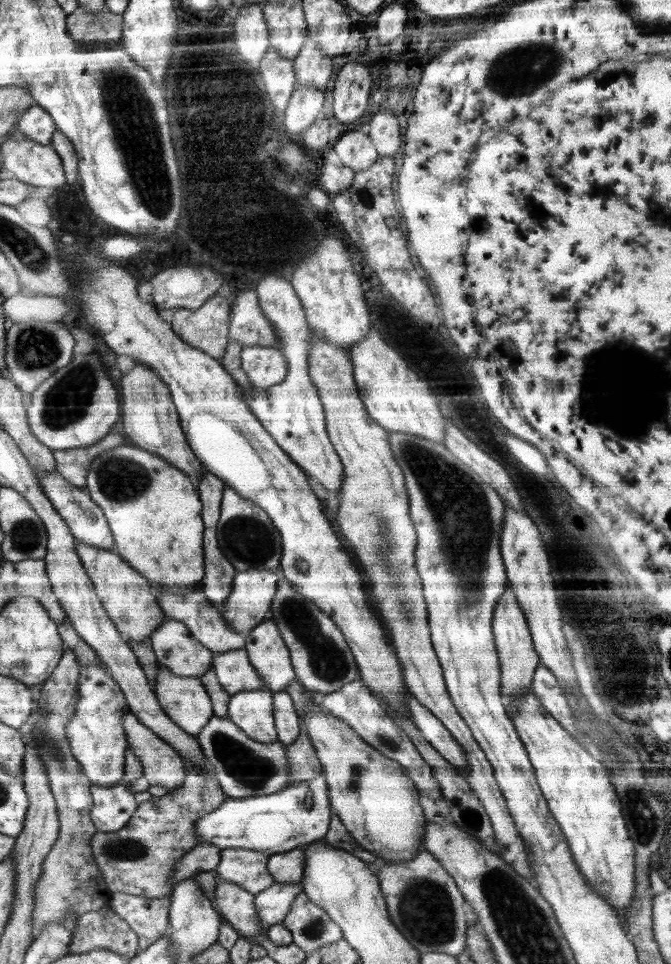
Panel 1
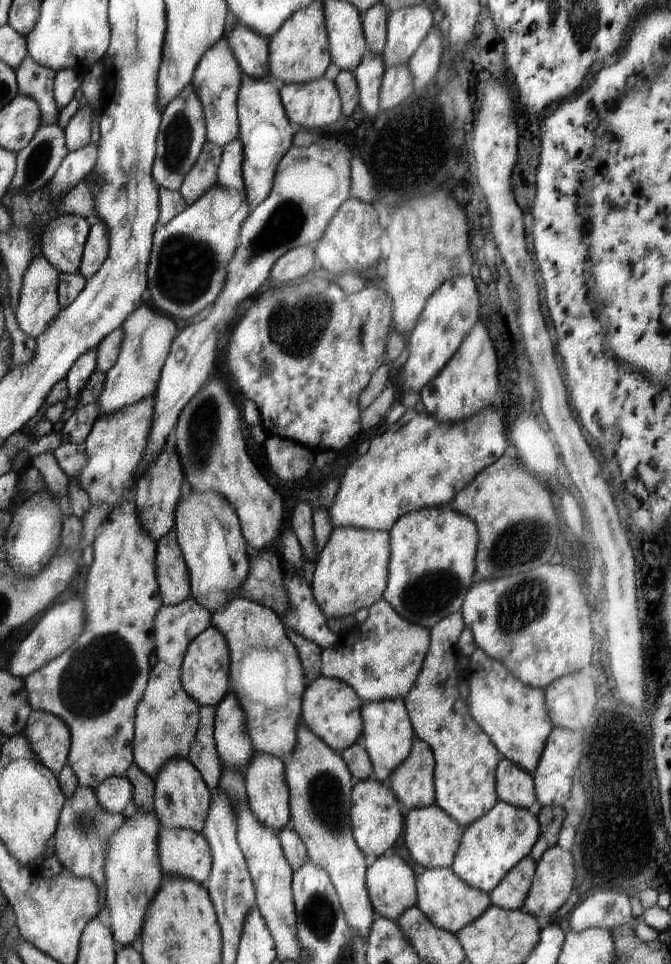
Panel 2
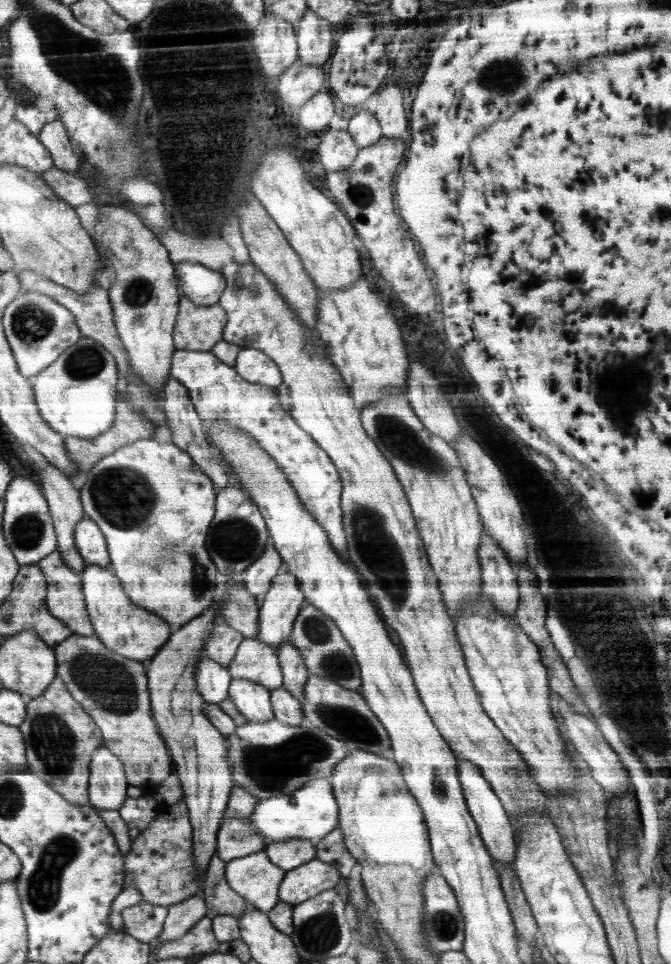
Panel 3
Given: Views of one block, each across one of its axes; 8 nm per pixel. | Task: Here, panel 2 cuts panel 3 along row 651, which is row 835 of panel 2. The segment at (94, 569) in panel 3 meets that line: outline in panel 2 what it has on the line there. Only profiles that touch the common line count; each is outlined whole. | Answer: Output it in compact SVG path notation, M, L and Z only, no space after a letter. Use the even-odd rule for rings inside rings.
M138 808L134 818L128 817L110 840L105 866L106 911L120 946L137 946L145 926L146 910L160 888L163 874L158 862L158 832L161 827L155 812L147 813Z

